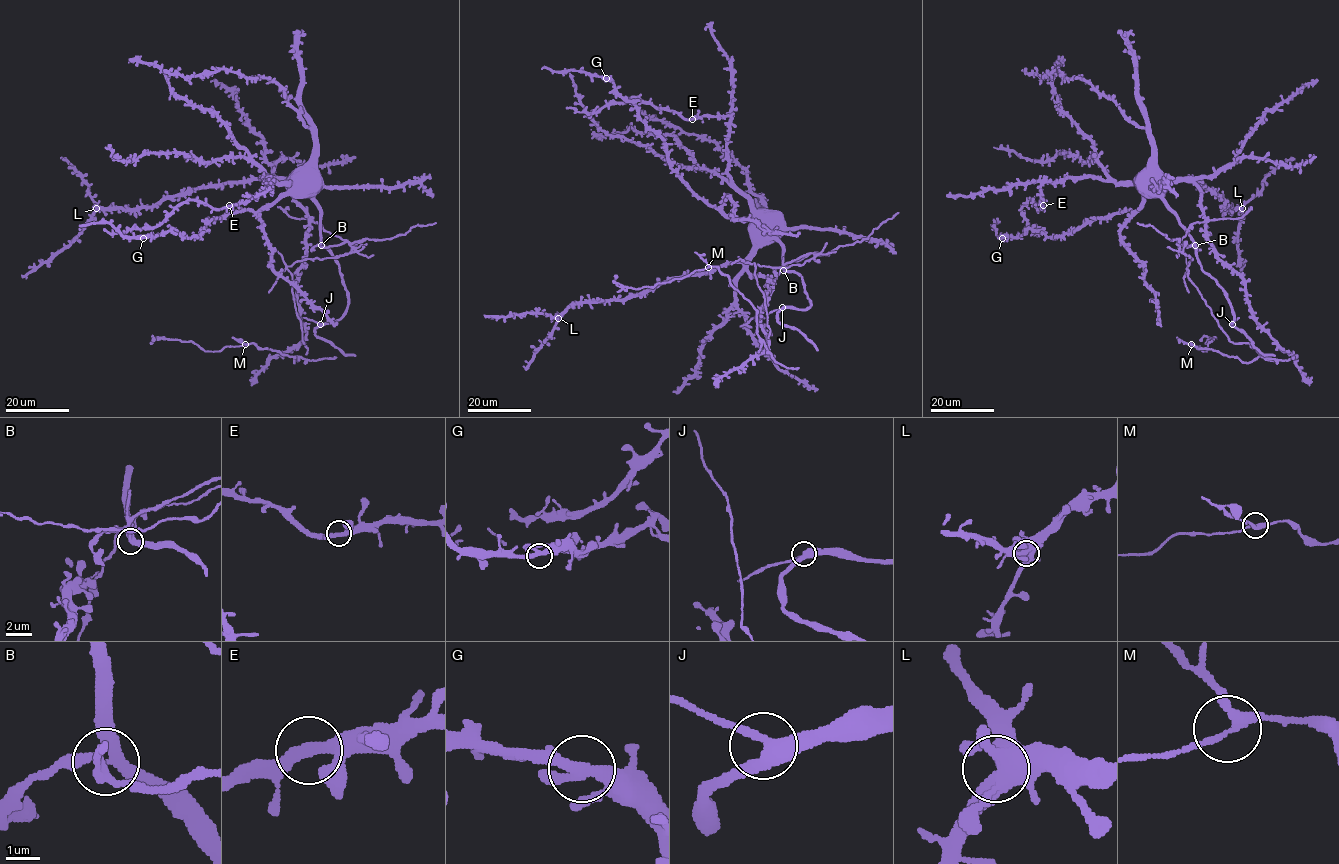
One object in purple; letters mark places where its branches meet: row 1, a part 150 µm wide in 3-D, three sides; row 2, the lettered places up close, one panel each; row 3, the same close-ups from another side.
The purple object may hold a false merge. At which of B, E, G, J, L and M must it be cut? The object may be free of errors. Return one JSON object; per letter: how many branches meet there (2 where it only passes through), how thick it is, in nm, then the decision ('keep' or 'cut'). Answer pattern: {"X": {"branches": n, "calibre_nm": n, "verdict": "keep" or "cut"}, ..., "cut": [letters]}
{"B": {"branches": 3, "calibre_nm": 320, "verdict": "cut"}, "E": {"branches": 3, "calibre_nm": 320, "verdict": "keep"}, "G": {"branches": 3, "calibre_nm": 320, "verdict": "keep"}, "J": {"branches": 3, "calibre_nm": 400, "verdict": "keep"}, "L": {"branches": 3, "calibre_nm": 360, "verdict": "keep"}, "M": {"branches": 3, "calibre_nm": 240, "verdict": "keep"}, "cut": ["B"]}

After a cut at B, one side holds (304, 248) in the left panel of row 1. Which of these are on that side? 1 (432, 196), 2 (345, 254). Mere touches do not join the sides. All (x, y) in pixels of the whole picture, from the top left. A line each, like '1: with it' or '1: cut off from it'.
1: with it
2: cut off from it

